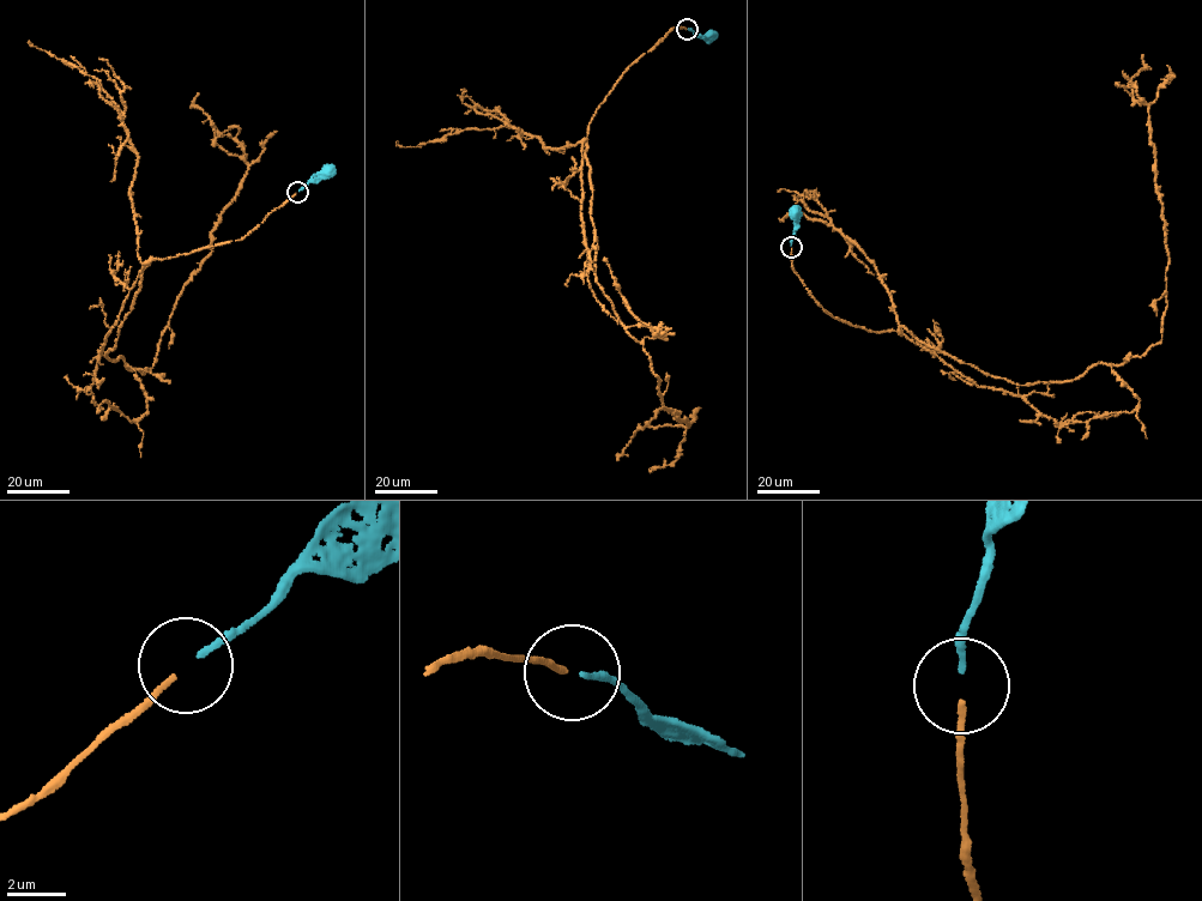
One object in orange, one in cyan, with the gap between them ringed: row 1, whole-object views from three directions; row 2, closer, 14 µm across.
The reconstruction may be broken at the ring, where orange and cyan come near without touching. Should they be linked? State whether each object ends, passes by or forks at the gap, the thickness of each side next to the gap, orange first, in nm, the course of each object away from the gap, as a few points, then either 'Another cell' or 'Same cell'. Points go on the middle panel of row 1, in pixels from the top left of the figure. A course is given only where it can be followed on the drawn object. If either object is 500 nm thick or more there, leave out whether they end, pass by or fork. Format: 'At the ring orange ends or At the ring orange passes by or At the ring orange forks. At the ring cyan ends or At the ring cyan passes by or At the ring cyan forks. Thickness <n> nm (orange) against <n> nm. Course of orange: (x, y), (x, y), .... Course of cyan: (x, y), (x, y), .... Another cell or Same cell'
At the ring orange ends. At the ring cyan ends. Thickness 190 nm (orange) against 190 nm. Course of orange: (686, 29), (623, 73), (589, 126), (597, 282), (648, 355), (662, 407), (688, 427), (646, 425), (620, 455). Course of cyan: (688, 29), (702, 37), (710, 35). Same cell

